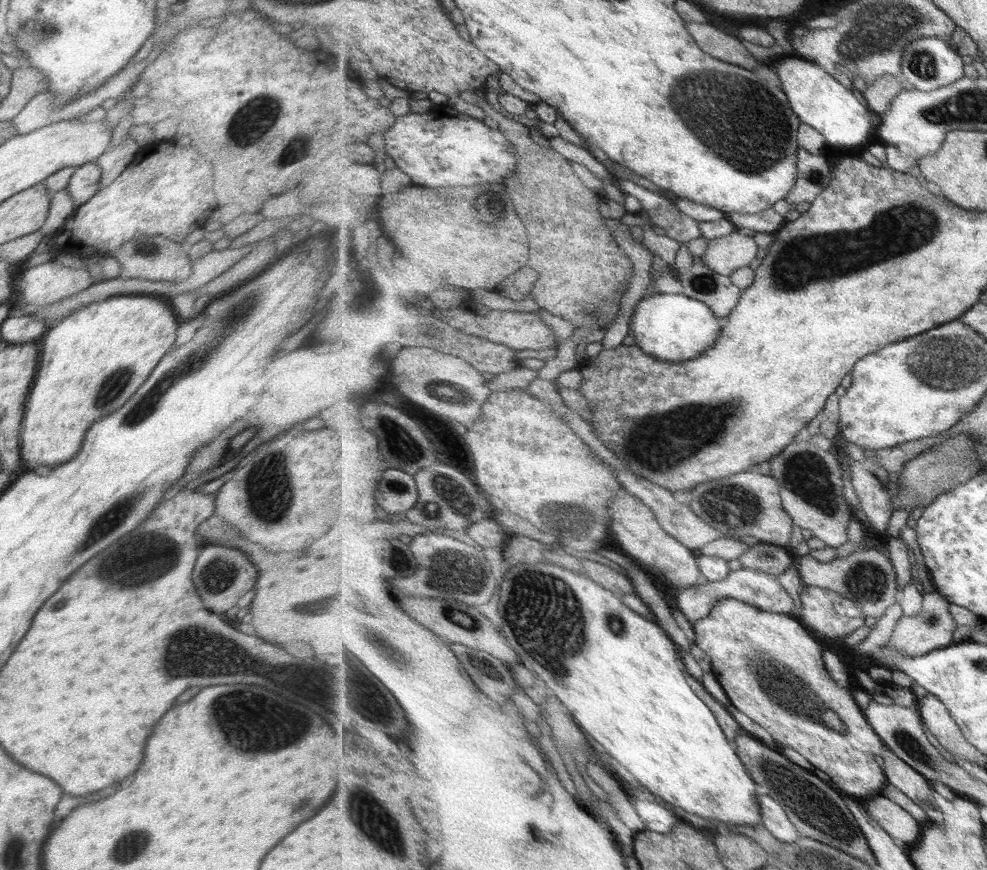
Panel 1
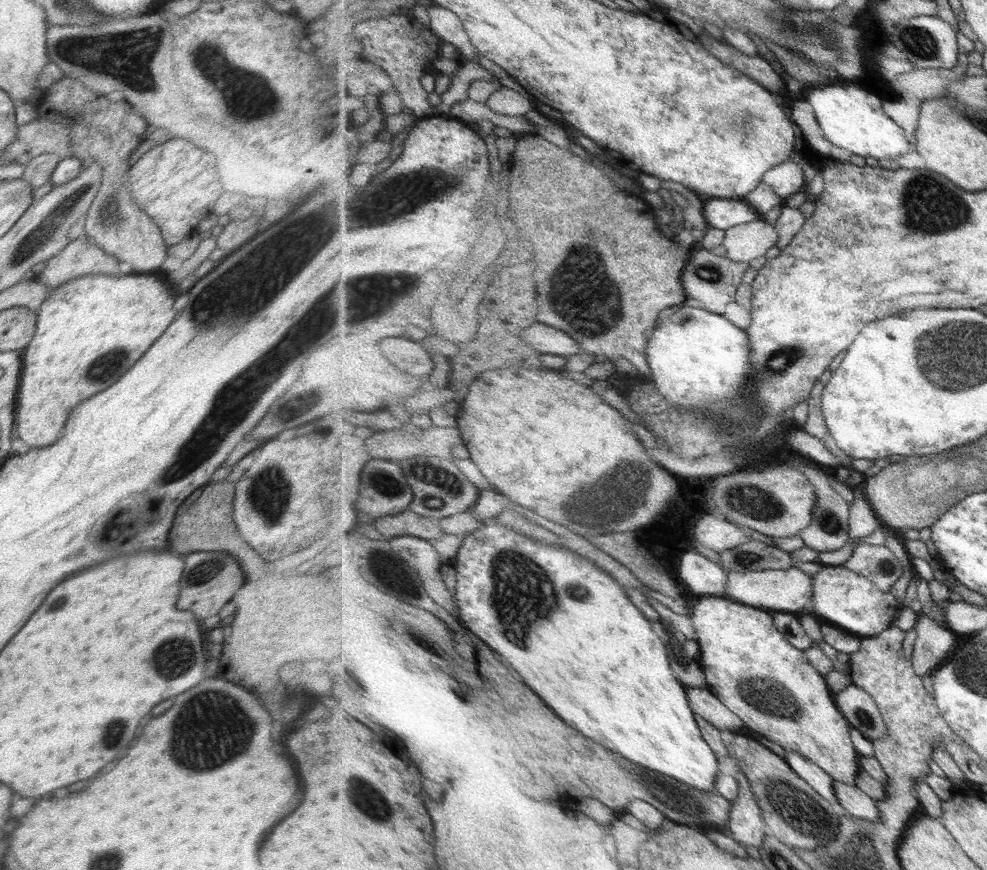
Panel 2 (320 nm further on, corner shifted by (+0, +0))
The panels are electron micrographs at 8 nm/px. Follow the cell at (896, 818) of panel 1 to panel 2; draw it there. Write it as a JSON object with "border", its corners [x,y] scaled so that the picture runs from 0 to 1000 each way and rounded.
{"border":[[[844,898],[844,906],[848,920],[858,932],[859,939],[878,944],[895,943],[896,936],[893,934],[890,922],[867,901]]]}

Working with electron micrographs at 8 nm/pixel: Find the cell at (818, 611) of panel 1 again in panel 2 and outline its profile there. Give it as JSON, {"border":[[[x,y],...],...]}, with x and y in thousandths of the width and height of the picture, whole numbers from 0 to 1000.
{"border":[[[851,649],[836,651],[825,662],[825,686],[821,702],[829,715],[838,715],[850,723],[874,732],[886,732],[905,721],[914,695],[901,679],[892,677],[876,661]]]}

